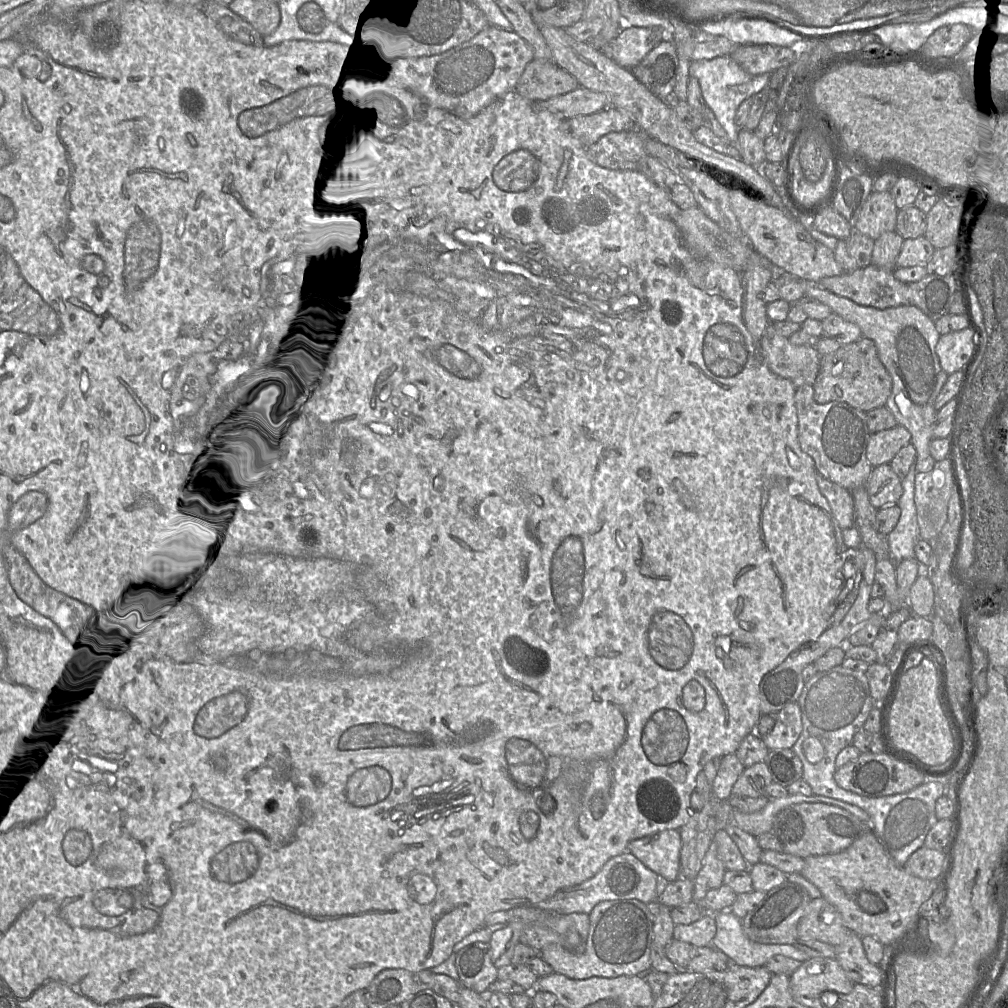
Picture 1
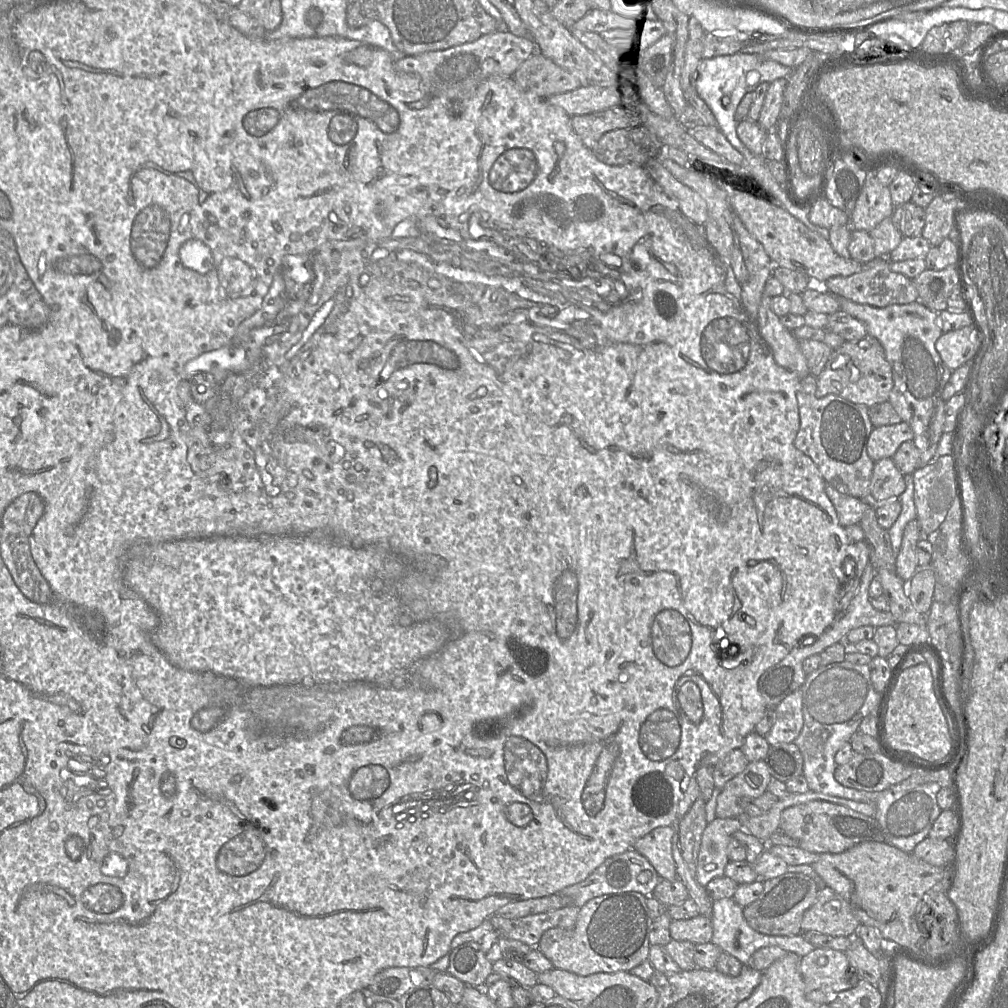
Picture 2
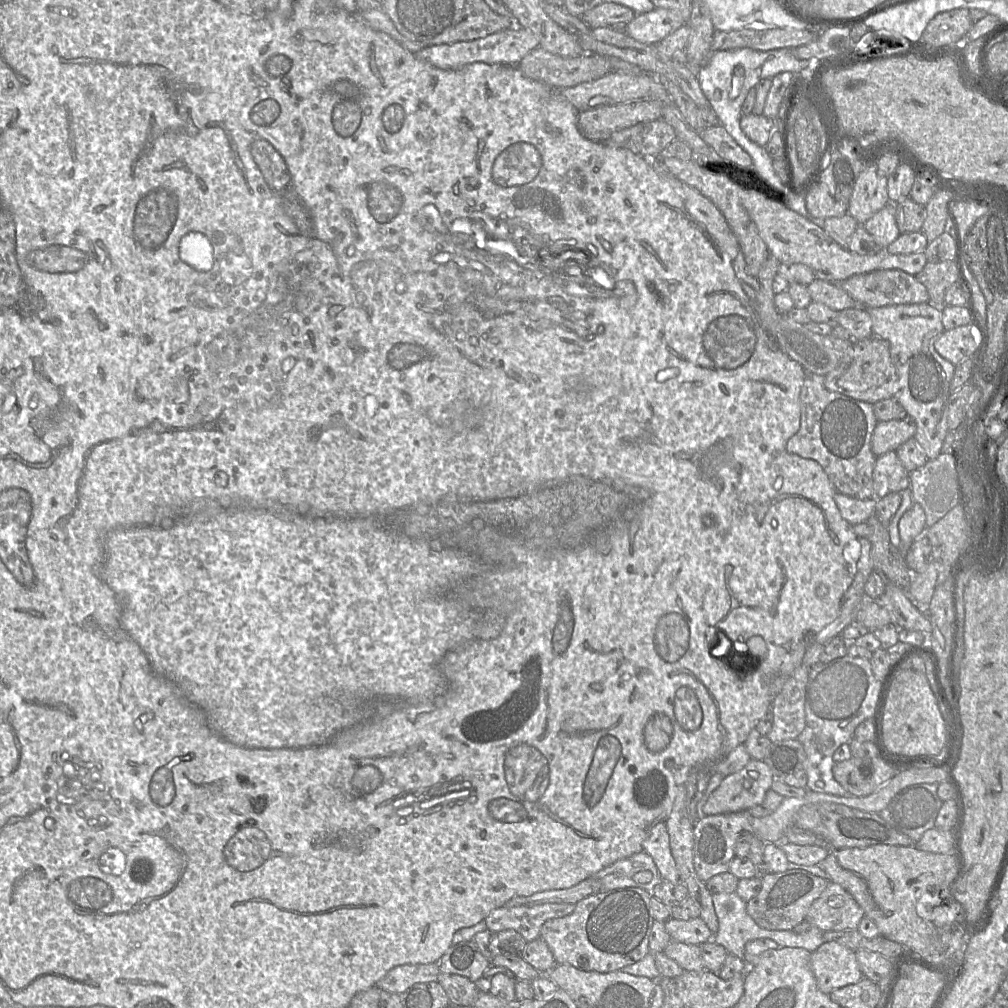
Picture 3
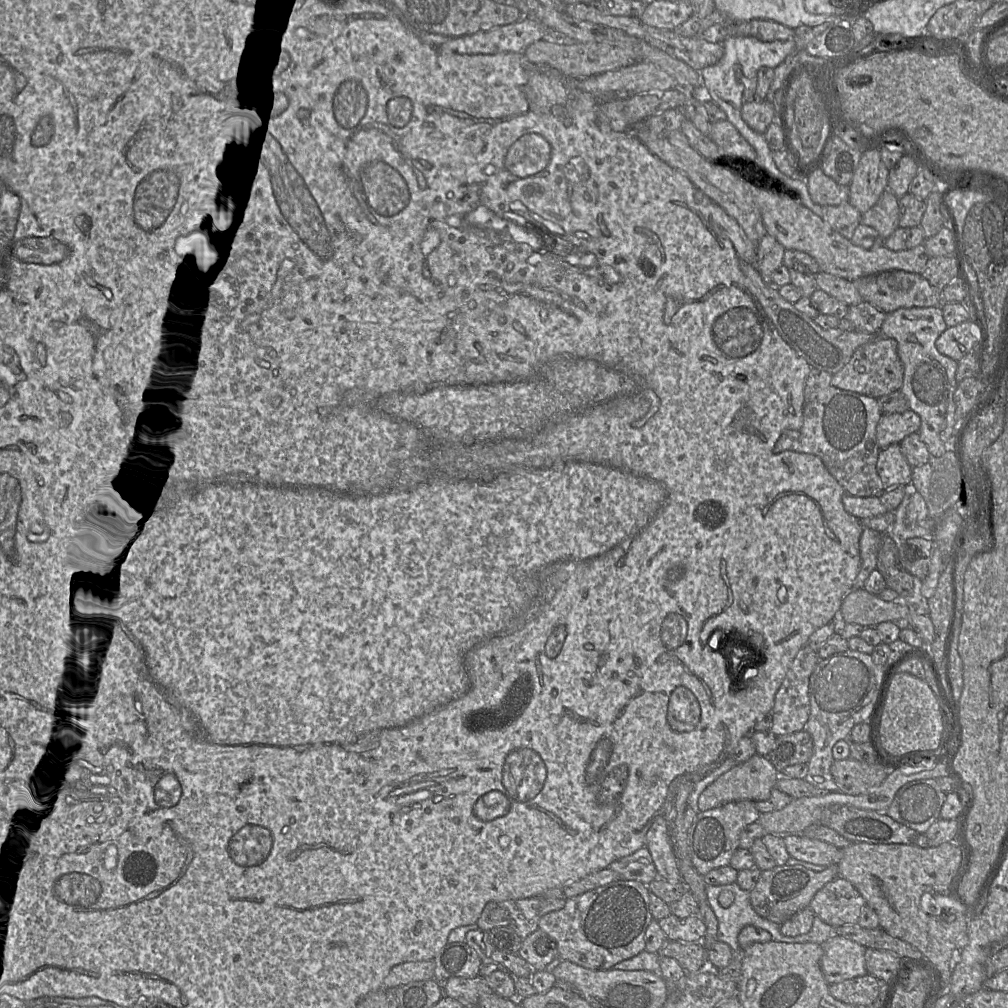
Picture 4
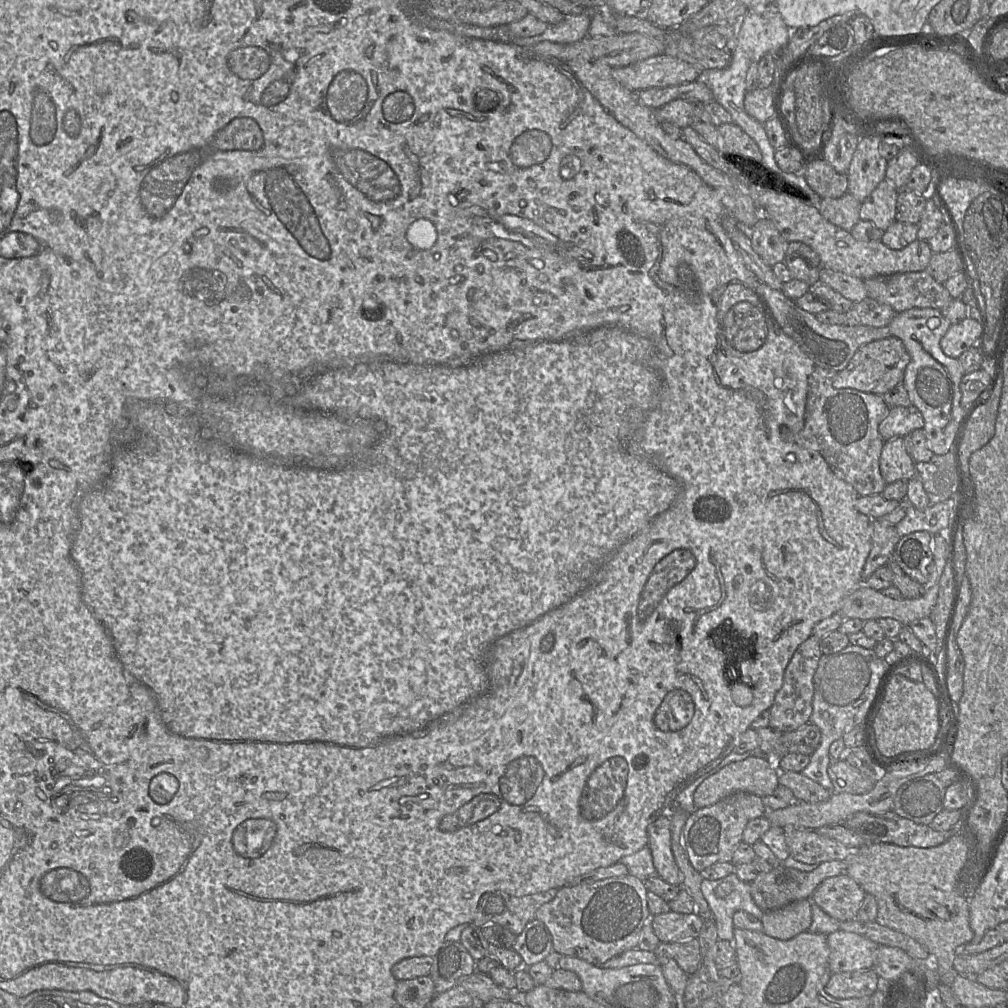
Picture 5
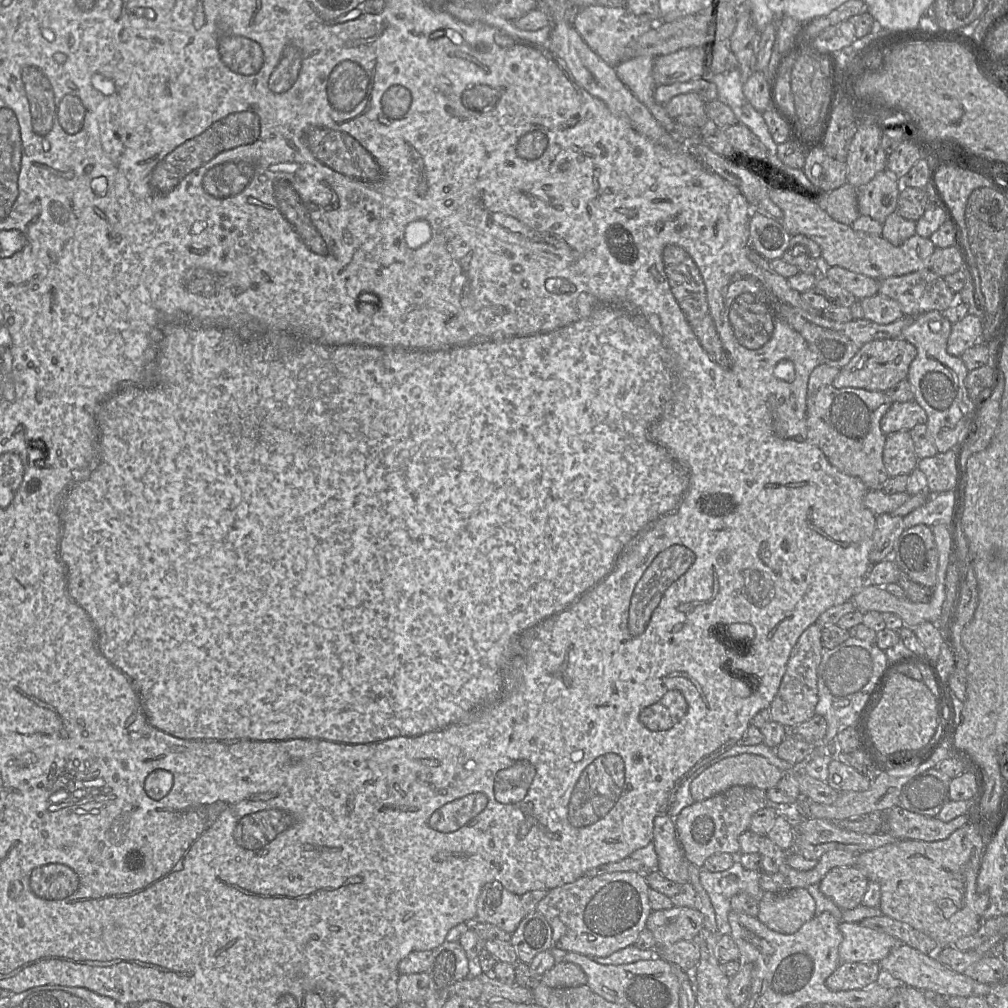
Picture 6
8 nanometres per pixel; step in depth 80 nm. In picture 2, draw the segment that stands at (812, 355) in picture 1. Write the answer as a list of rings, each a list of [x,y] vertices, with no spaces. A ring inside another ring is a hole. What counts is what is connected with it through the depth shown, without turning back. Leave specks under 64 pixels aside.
[[[762,295],[757,325],[762,338],[772,350],[775,362],[796,373],[800,378],[810,374],[807,360],[803,355],[798,340],[780,321],[771,307],[772,297]]]

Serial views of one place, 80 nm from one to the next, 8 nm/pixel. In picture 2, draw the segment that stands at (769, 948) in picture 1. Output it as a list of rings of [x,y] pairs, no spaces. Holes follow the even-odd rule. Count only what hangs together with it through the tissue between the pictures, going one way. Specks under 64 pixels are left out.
[[[733,898],[714,900],[711,920],[713,926],[711,942],[737,958],[744,966],[751,967],[753,953],[762,947],[778,946],[787,952],[796,953],[801,958],[815,949],[811,943],[804,939],[803,932],[793,936],[771,936],[753,930],[744,918],[743,908]]]

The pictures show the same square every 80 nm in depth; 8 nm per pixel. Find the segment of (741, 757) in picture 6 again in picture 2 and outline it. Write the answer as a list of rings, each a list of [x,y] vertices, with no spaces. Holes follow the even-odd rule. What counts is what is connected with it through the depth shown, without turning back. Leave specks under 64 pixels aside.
[[[764,760],[749,762],[746,768],[730,779],[717,797],[716,817],[738,817],[745,804],[760,797],[766,790],[771,775]]]

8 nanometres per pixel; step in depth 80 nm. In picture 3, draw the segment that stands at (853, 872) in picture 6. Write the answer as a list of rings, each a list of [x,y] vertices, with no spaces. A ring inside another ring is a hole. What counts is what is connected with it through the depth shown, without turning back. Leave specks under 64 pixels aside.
[[[830,881],[821,895],[811,904],[806,920],[823,932],[827,932],[857,929],[863,916],[864,911],[854,897],[841,885]]]

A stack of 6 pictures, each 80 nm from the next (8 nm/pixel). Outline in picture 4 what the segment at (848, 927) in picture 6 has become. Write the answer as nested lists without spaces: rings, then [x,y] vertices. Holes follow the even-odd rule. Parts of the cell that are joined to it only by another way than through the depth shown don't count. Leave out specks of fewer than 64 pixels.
[[[839,935],[829,937],[820,945],[823,949],[820,968],[829,985],[867,973],[866,947]]]

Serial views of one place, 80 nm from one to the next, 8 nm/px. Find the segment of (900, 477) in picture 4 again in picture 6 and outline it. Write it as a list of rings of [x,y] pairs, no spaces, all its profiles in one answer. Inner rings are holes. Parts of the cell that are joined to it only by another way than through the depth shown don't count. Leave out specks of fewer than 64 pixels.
[[[897,431],[886,436],[883,462],[889,477],[910,475],[918,461],[910,431]]]

